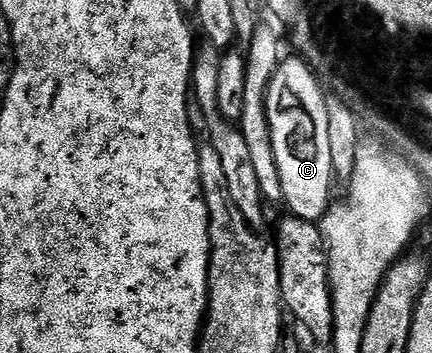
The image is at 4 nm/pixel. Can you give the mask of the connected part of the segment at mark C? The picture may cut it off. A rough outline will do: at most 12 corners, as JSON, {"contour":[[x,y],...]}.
{"contour":[[282,59],[265,102],[284,207],[320,221],[333,188],[326,89]]}

